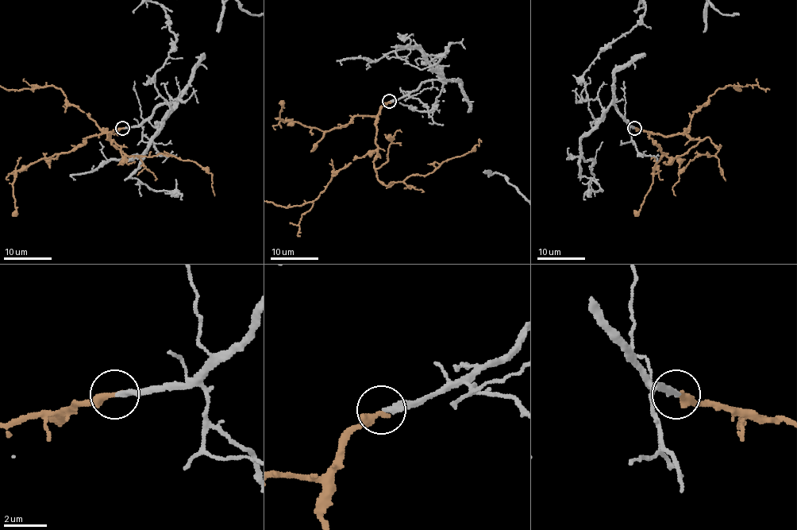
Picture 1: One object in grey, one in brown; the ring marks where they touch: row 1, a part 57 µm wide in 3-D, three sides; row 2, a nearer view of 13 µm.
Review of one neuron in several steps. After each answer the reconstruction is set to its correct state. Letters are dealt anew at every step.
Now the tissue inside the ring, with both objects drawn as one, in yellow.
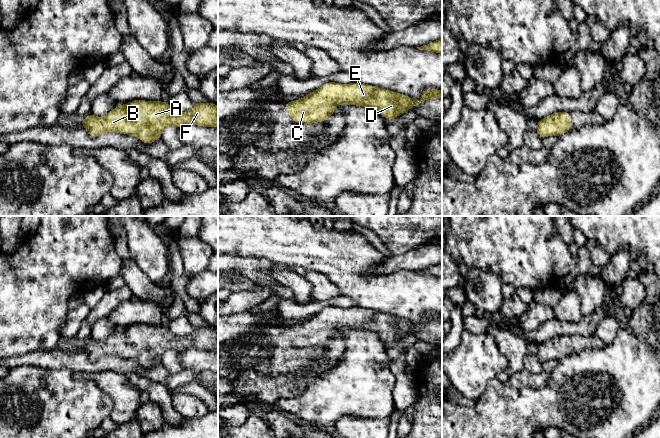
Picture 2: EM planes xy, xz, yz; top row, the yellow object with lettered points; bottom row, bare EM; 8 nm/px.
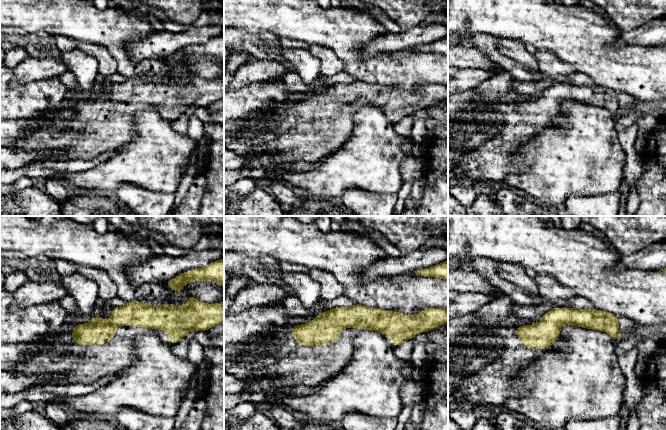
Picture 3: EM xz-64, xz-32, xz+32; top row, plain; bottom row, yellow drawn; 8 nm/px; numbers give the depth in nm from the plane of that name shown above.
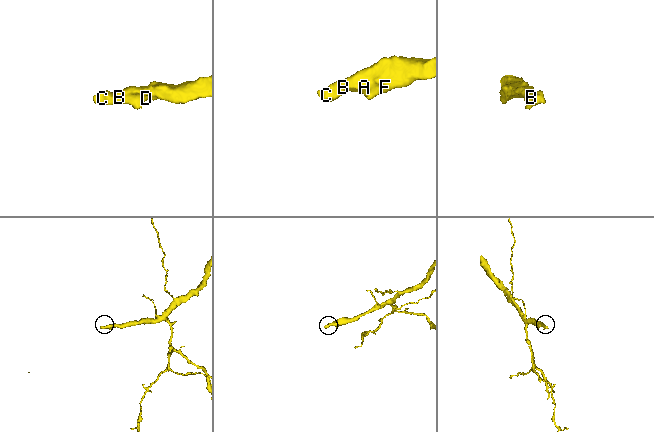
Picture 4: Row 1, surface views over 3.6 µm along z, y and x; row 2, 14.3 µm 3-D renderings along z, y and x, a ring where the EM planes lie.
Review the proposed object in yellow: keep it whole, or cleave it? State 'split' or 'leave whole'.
leave whole

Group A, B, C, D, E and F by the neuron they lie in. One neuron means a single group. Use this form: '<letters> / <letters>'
A B C D E F

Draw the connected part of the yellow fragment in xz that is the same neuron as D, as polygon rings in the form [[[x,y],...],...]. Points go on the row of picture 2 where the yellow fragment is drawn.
[[[327,82],[300,100],[285,103],[285,109],[296,123],[325,121],[335,113],[338,104],[350,104],[375,108],[386,119],[393,120],[428,99],[442,98],[442,90],[426,88],[420,100],[414,100],[397,92],[387,91],[360,82],[339,84]]]

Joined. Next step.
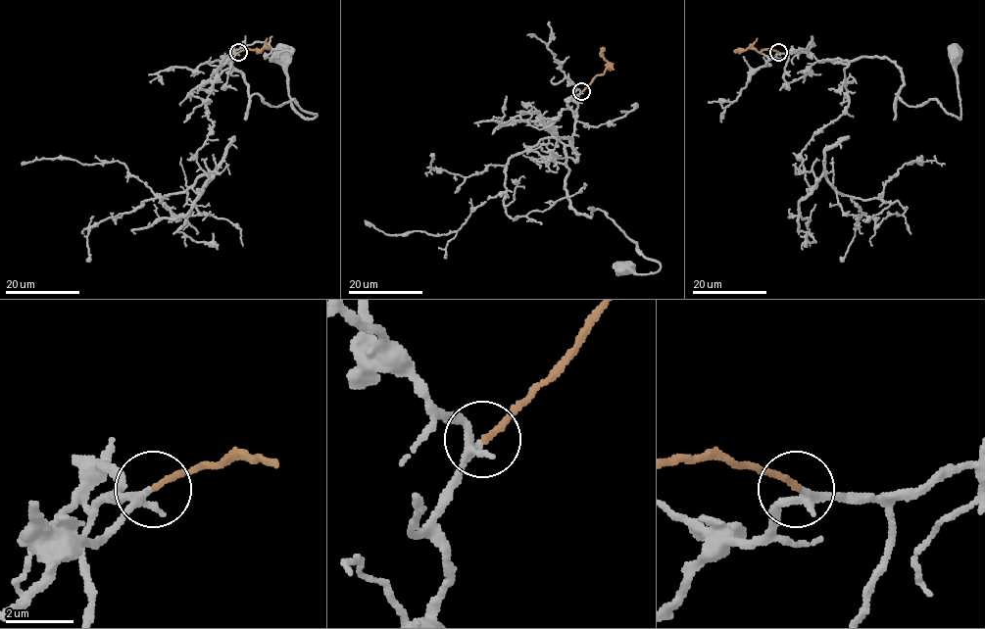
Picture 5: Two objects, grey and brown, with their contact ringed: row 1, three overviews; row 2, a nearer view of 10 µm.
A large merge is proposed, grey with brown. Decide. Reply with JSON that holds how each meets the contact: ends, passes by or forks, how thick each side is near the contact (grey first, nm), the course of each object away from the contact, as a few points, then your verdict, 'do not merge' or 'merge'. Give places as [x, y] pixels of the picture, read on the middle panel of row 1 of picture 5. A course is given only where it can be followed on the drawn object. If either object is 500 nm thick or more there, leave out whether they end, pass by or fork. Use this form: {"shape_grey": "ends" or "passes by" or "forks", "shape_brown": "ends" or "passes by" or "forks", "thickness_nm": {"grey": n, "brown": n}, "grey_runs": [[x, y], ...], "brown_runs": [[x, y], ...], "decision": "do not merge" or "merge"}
{"shape_grey": "passes by", "shape_brown": "ends", "thickness_nm": {"grey": 220, "brown": 170}, "grey_runs": [[581, 92], [572, 143], [565, 148], [566, 190], [578, 214], [602, 210], [660, 268], [637, 273], [624, 266]], "brown_runs": [[581, 92], [596, 76], [604, 73], [607, 63], [603, 56], [604, 47]], "decision": "merge"}

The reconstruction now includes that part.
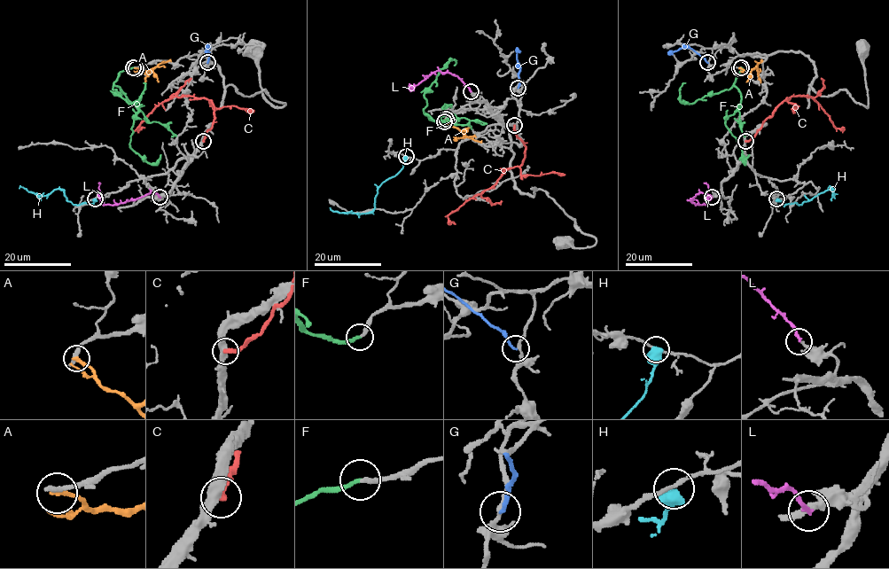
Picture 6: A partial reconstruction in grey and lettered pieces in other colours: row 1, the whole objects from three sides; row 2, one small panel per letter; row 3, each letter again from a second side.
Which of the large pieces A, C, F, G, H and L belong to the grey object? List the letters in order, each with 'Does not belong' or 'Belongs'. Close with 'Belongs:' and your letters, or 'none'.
A: Does not belong
C: Does not belong
F: Belongs
G: Does not belong
H: Does not belong
L: Belongs
Belongs: F, L

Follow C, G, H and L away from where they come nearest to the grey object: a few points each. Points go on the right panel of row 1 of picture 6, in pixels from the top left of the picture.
C: (745, 141), (748, 141), (772, 113), (792, 96), (811, 97), (837, 128), (844, 127)
G: (707, 62), (689, 47), (667, 54)
H: (776, 198), (787, 204), (801, 204), (827, 190), (833, 190), (833, 196), (831, 188), (827, 188)
L: (712, 197), (697, 193), (690, 201), (706, 203), (708, 186), (704, 183)

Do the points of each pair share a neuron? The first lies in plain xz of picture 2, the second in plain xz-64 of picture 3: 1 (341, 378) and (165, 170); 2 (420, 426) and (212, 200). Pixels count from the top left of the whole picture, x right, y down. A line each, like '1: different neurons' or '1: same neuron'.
1: same neuron
2: same neuron

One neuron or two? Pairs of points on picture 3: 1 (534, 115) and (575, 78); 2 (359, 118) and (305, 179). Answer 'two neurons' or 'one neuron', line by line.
1: two neurons
2: one neuron

